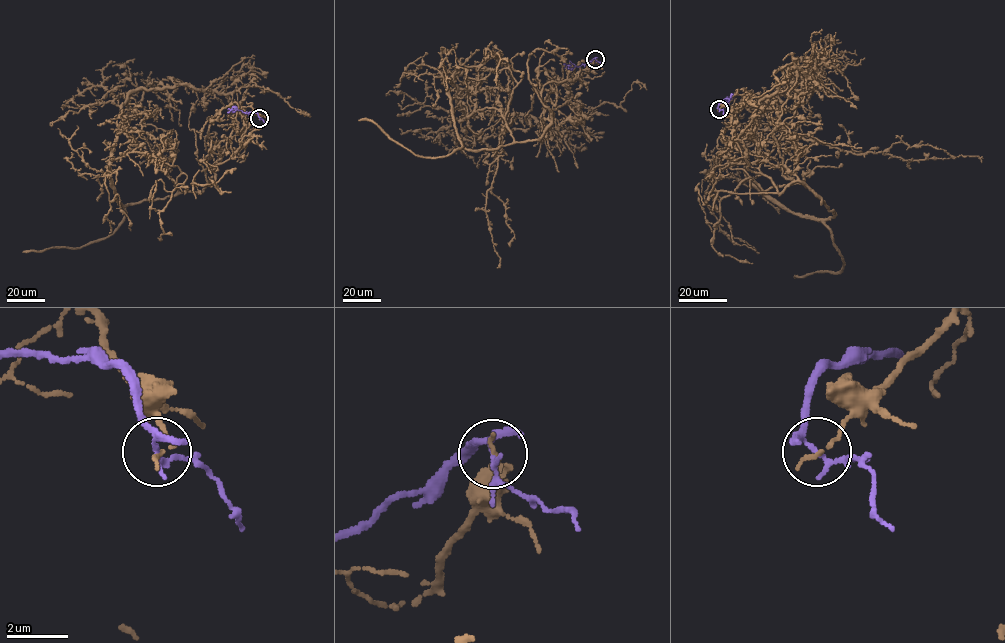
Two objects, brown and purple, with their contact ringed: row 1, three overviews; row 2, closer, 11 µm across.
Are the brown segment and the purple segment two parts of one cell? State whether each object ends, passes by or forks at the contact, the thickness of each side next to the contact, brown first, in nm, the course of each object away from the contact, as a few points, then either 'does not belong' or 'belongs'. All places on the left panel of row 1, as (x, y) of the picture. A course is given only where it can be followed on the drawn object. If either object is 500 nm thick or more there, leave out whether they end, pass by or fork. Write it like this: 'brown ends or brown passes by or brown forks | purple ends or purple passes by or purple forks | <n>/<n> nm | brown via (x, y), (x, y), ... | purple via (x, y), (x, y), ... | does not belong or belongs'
brown ends | purple forks | 130/140 nm | brown via (259, 119), (232, 108), (247, 85), (134, 89), (122, 125), (169, 140), (149, 158), (164, 160) | purple via (259, 118), (257, 113), (243, 112), (234, 107), (227, 112) | does not belong

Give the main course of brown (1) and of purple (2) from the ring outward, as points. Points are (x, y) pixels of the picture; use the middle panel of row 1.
1: (595, 58), (568, 86), (583, 120), (561, 132), (470, 116), (458, 90), (509, 95), (485, 206), (500, 267)
2: (595, 58), (572, 68), (563, 64)

